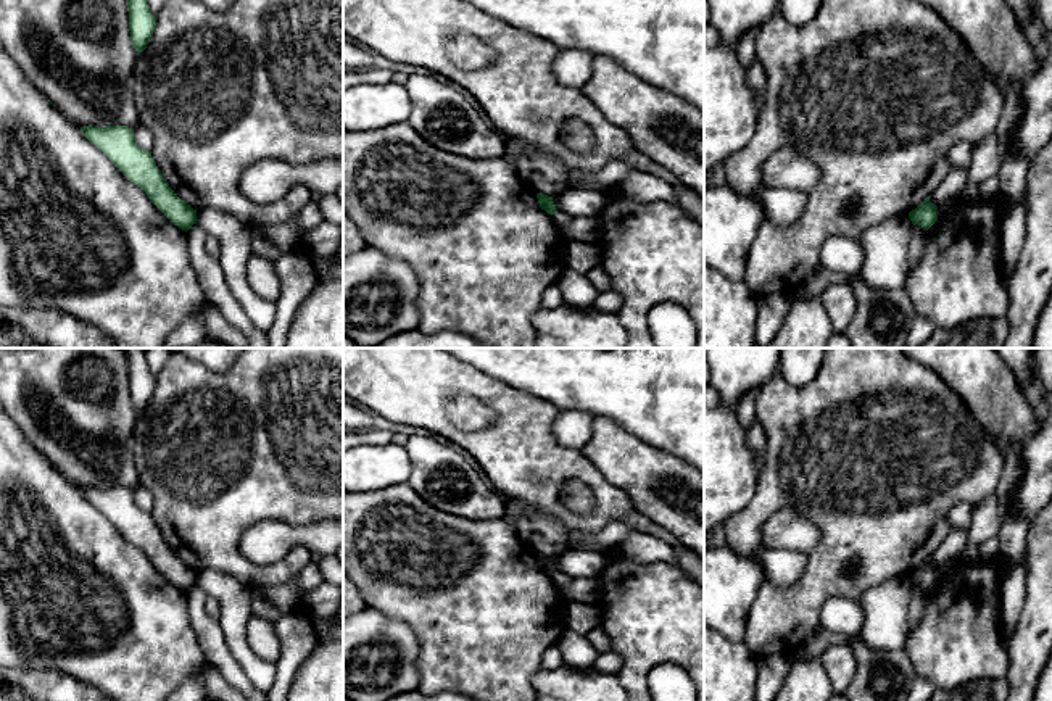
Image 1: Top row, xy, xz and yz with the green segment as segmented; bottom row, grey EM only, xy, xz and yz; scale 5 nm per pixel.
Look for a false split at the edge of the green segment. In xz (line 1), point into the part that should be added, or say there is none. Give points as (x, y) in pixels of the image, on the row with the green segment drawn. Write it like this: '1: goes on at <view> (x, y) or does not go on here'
1: does not go on here

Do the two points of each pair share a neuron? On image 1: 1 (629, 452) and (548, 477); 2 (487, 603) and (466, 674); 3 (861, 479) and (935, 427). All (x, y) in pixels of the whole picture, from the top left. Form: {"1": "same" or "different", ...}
{"1": "different", "2": "same", "3": "same"}

